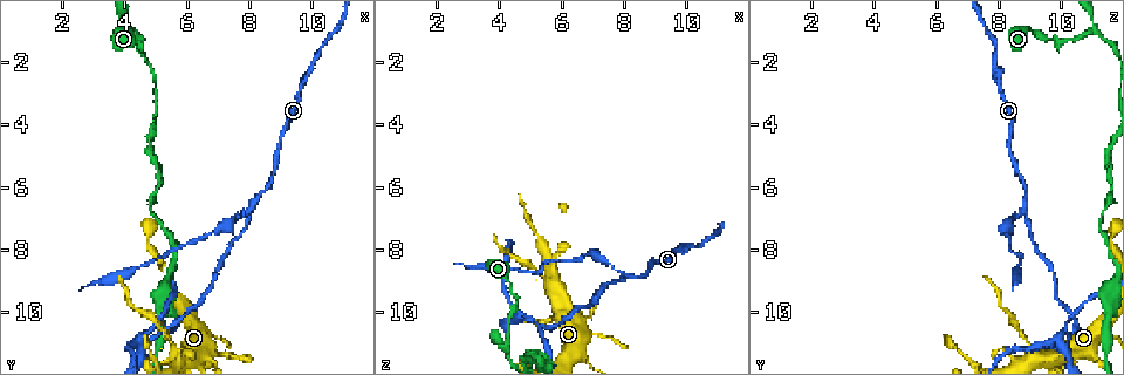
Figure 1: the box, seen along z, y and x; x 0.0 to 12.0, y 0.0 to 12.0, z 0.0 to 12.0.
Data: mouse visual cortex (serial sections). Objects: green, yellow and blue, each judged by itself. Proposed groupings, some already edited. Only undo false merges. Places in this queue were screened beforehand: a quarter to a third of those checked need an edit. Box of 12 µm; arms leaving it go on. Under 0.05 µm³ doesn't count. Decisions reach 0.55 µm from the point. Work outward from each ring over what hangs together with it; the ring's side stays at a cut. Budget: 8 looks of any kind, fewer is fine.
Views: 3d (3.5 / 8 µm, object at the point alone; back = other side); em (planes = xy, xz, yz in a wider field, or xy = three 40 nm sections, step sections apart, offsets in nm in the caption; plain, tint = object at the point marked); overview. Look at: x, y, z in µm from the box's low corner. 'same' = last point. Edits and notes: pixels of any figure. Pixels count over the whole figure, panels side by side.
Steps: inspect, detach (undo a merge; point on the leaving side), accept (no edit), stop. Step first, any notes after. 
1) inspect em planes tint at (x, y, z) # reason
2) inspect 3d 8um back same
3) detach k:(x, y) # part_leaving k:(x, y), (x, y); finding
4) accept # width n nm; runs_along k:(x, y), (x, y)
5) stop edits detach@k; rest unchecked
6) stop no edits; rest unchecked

inspect 3d 3.5um at (8.0, 6.7, 8.9) # branch point

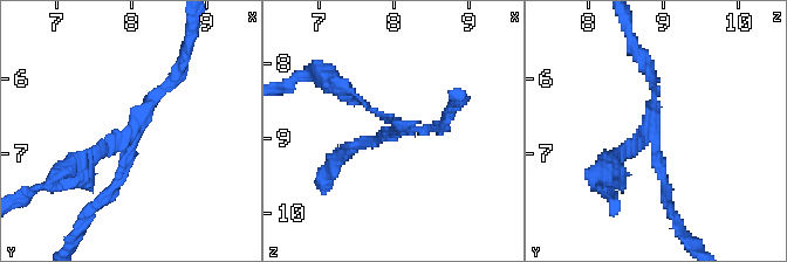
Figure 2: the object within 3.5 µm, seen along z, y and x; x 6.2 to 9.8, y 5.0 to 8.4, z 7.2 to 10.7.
inspect em planes tint at (8.10, 6.70, 8.85) # arms 3; arm_widths 100, 150, 150 nm

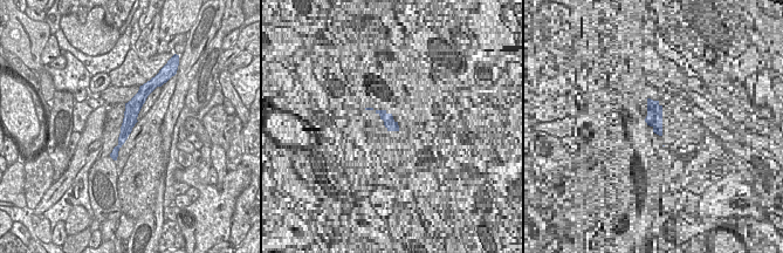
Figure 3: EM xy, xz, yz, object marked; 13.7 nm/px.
detach 2:(627, 153) # width 220 nm; part_leaving 2:(647, 133), (599, 187); two cells meet here

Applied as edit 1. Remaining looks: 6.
inspect 3d 3.5um at (4.7, 11.1, 10.1) # sharp bend

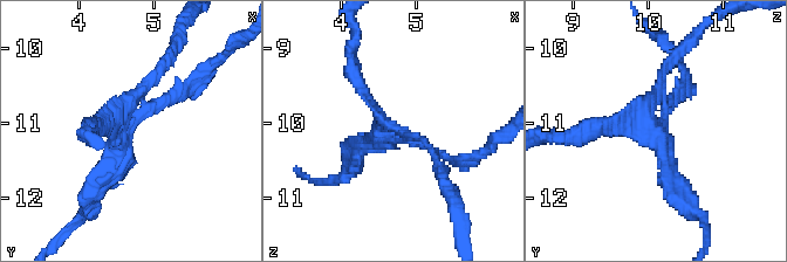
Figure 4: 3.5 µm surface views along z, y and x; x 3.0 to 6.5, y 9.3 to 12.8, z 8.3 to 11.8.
inspect em xy step 2 tint at (4.60, 11.05, 10.15) # arms 4; arm_widths 150, 150, 150, 250 nm

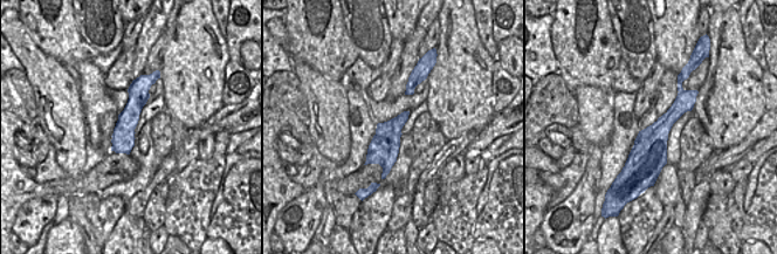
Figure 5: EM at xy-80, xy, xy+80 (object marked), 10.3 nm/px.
detach 4:(367, 97) # width 300 nm; part_leaving 4:(384, 131), (351, 70), (356, 35); two cells meet here

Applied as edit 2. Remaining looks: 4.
inspect 3d 3.5um at (4.2, 1.1, 11.0) # three arms meet

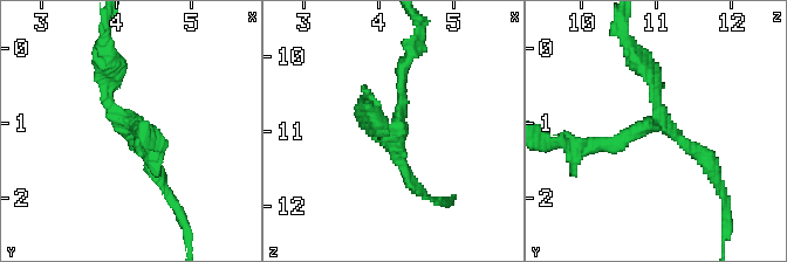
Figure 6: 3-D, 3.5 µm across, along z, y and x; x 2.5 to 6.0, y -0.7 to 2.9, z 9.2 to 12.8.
inspect em xy step 2 tint at (4.25, 1.00, 11.05) # shape alone is not enough

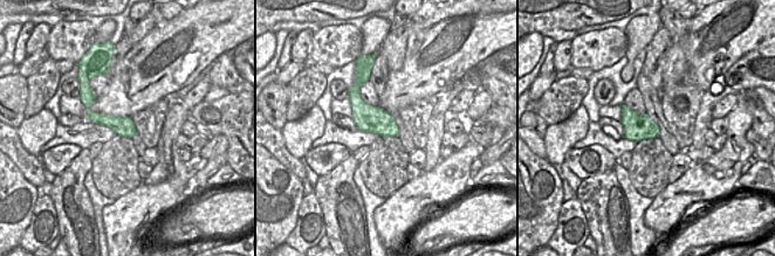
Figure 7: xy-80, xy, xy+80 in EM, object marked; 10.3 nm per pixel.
accept # arm_widths 150, 150, 200 nm; runs_along 6:(584, 147), (665, 125), (713, 172); continuous, no second cell

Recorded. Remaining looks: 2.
stop edits detach@2, detach@4; rest unchecked

